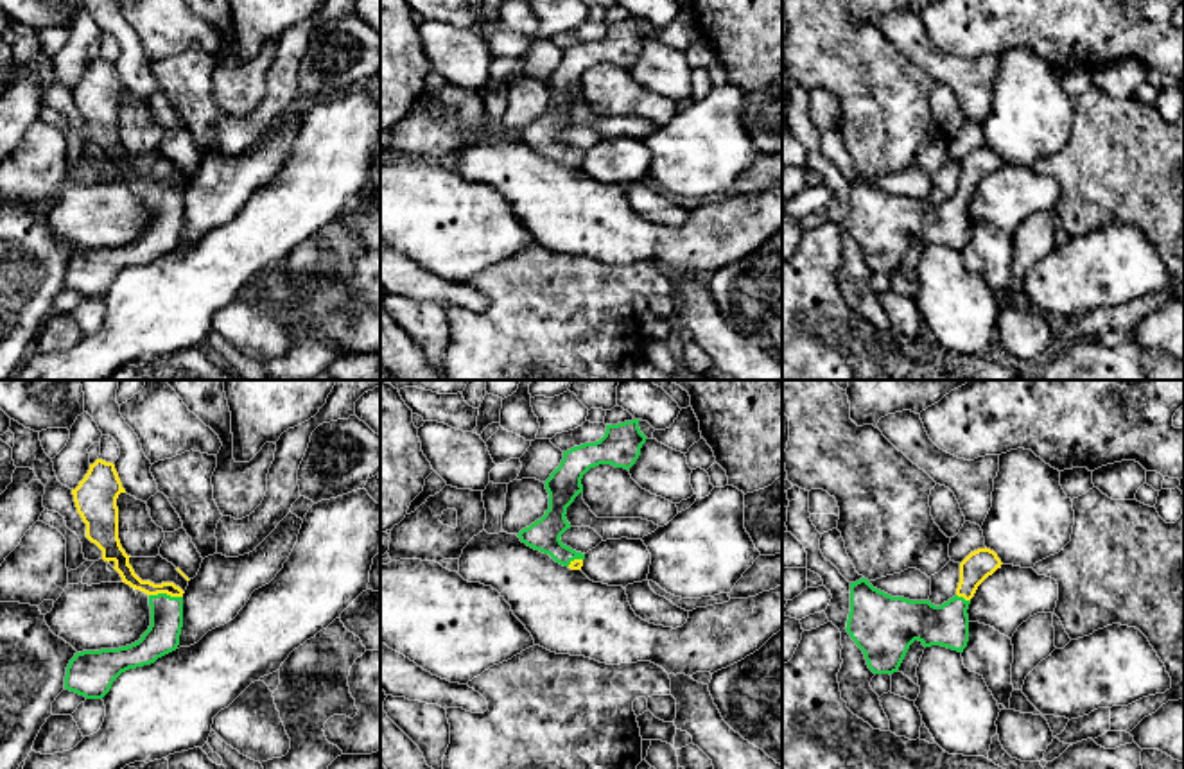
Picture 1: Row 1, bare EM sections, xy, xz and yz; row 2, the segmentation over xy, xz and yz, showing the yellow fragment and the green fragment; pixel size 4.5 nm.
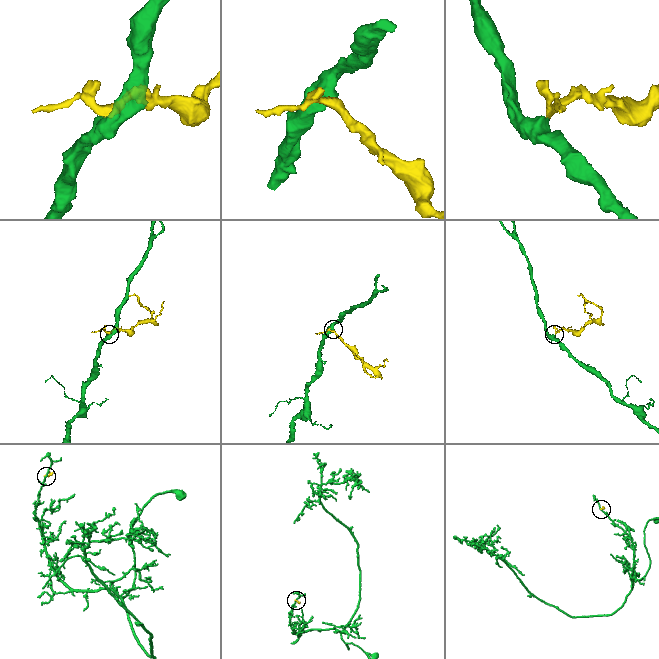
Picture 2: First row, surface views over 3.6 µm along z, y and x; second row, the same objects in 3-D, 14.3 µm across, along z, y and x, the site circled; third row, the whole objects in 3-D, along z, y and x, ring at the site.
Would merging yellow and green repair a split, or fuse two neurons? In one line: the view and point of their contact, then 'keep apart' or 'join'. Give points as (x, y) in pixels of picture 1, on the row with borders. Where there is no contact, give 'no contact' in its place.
meets yellow in xy at (165, 592); join

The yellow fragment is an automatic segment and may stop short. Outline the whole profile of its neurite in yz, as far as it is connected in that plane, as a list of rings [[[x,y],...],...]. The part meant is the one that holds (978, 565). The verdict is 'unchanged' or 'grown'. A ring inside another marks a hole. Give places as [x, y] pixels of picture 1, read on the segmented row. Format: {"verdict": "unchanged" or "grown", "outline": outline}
{"verdict": "grown", "outline": [[[978,549],[960,563],[960,583],[956,595],[935,606],[927,601],[910,601],[904,597],[892,597],[874,588],[868,579],[850,583],[850,613],[847,620],[847,633],[863,651],[868,669],[874,674],[893,674],[899,670],[910,645],[918,640],[924,647],[942,645],[963,652],[969,642],[969,604],[978,586],[1001,568],[1001,559],[990,549]]]}

